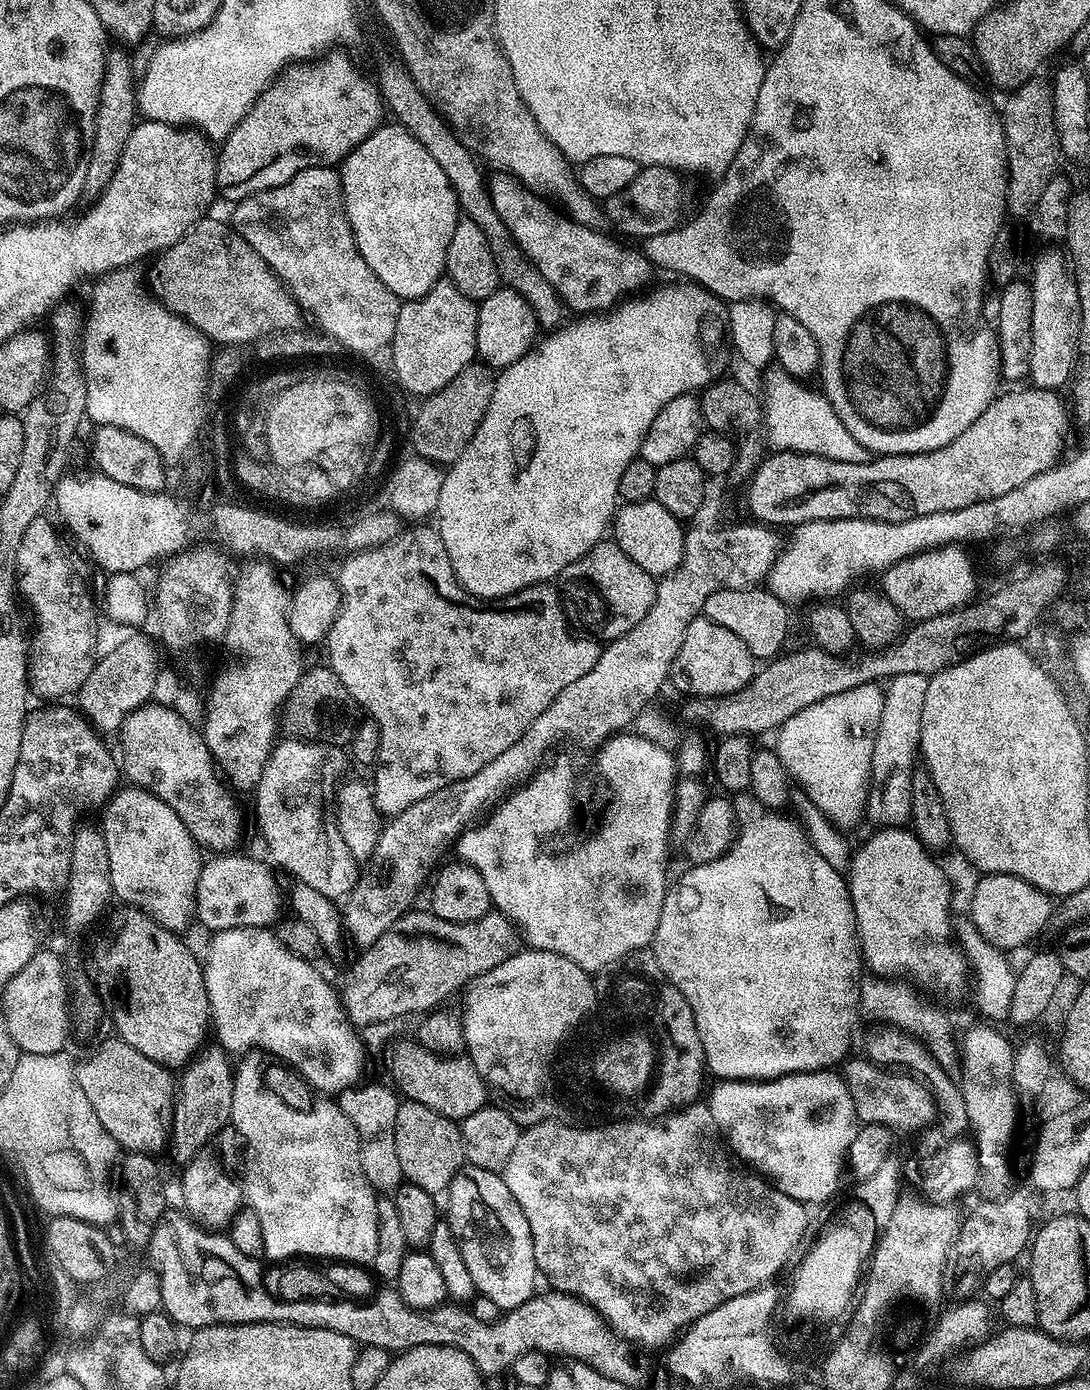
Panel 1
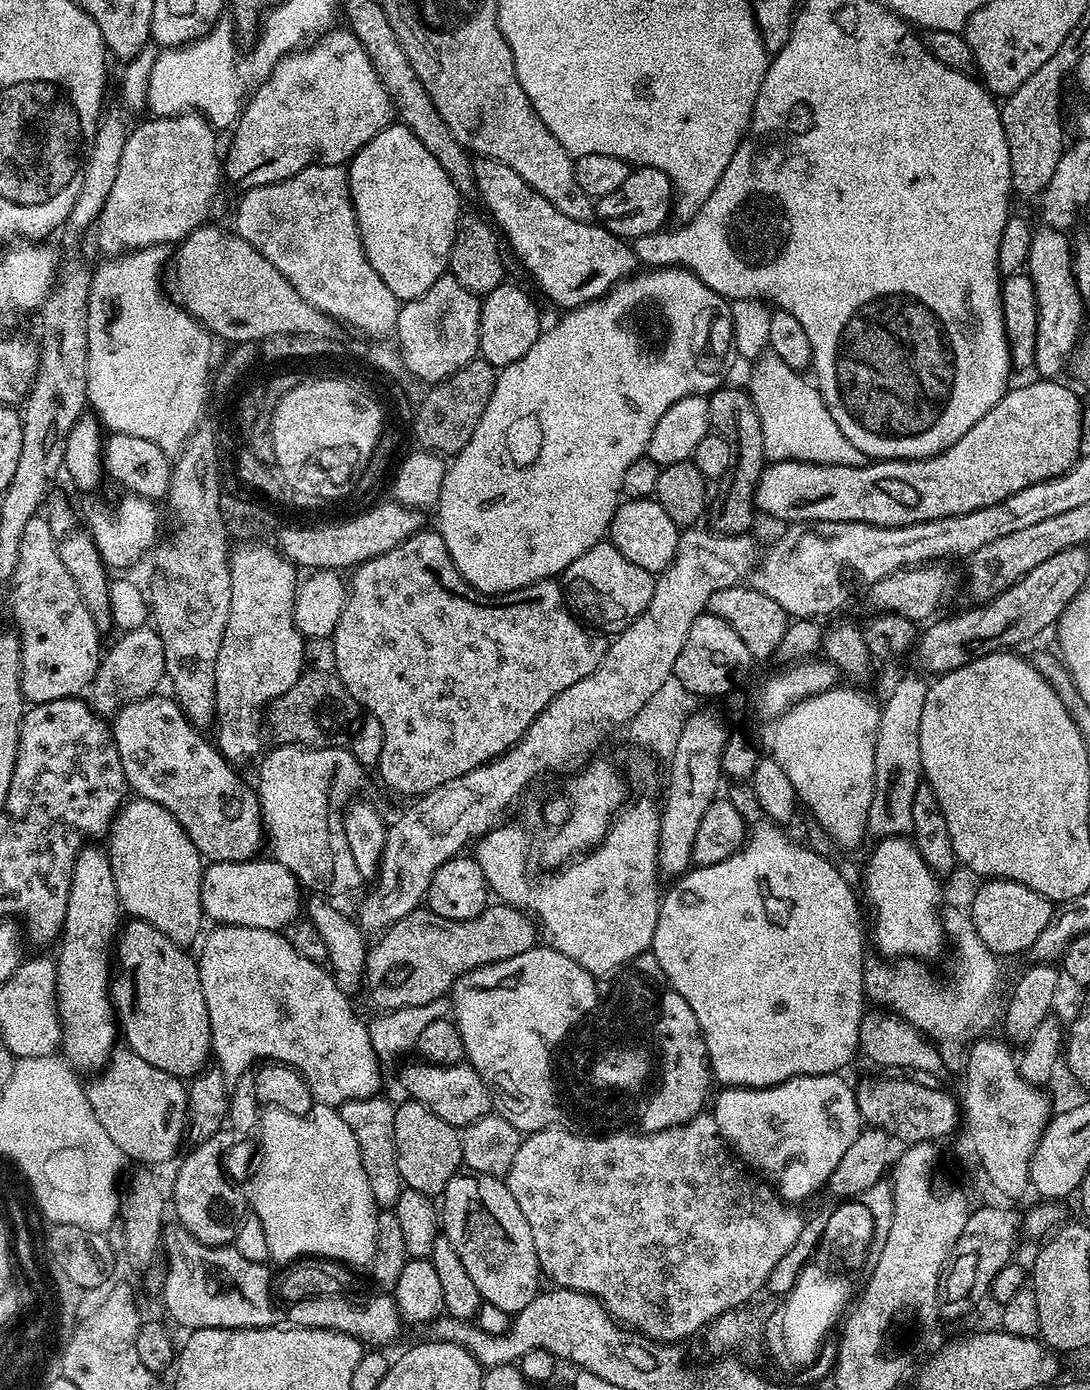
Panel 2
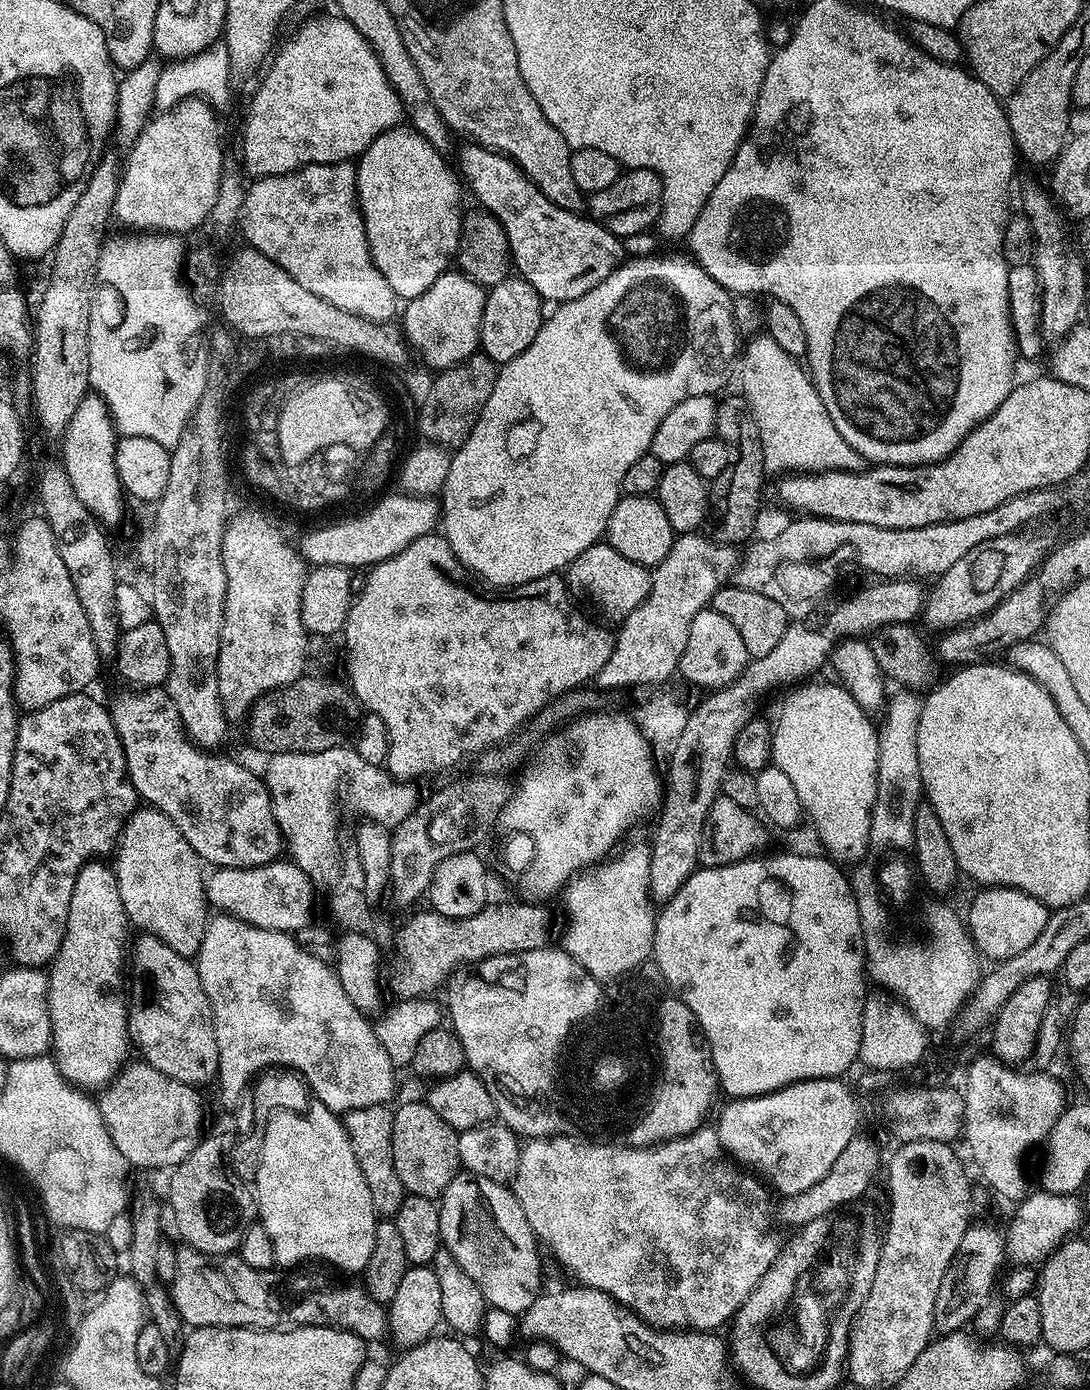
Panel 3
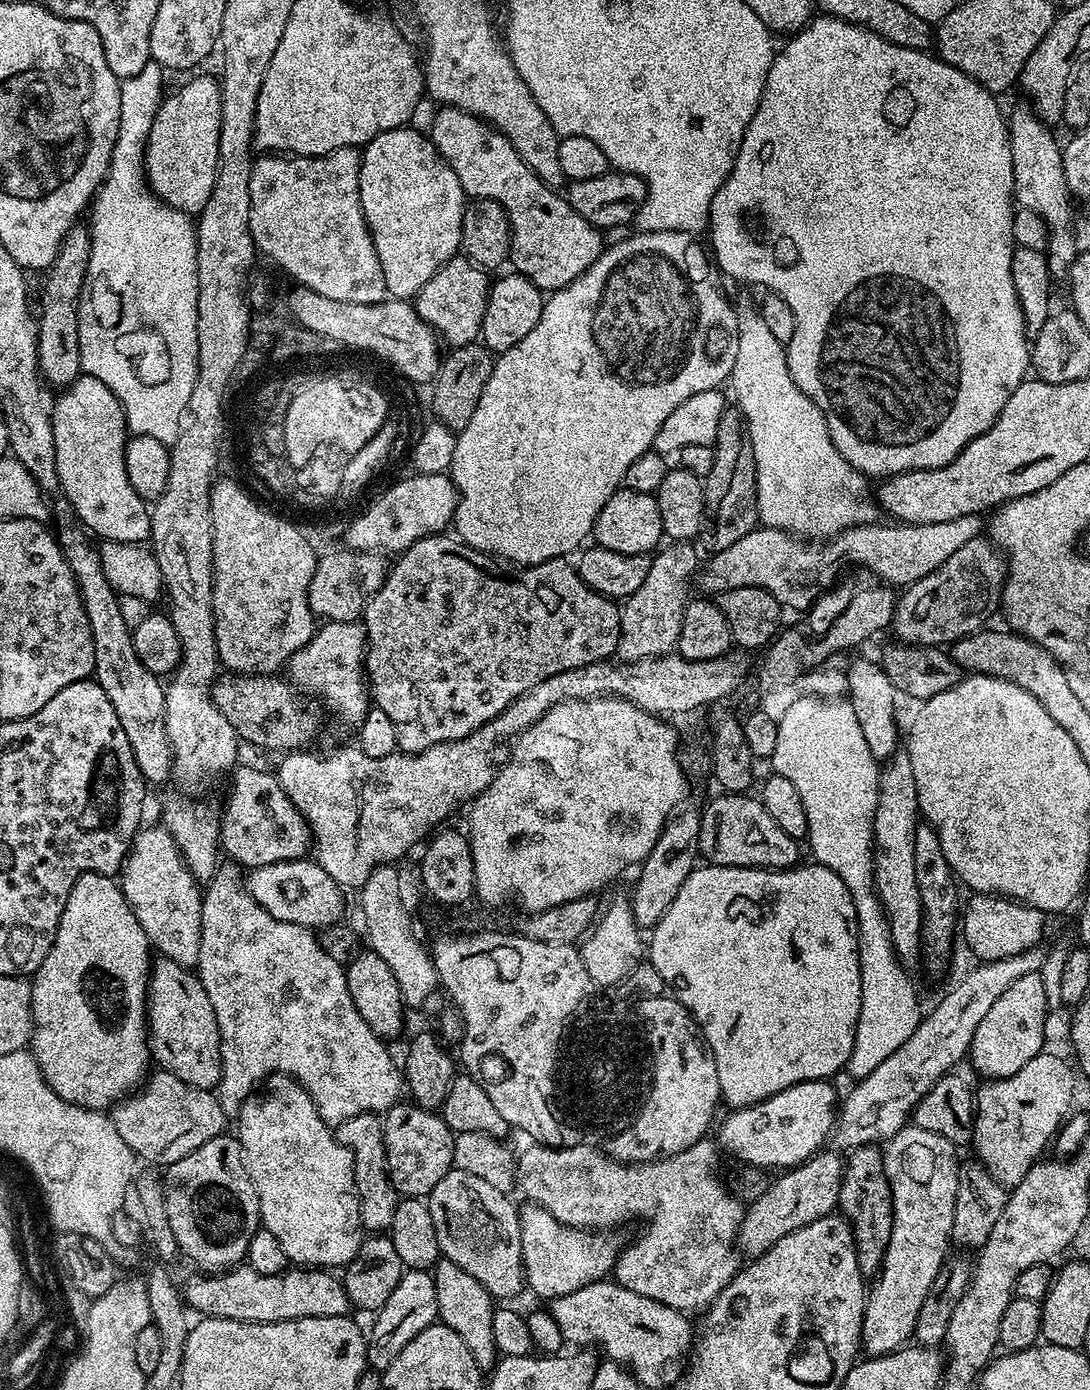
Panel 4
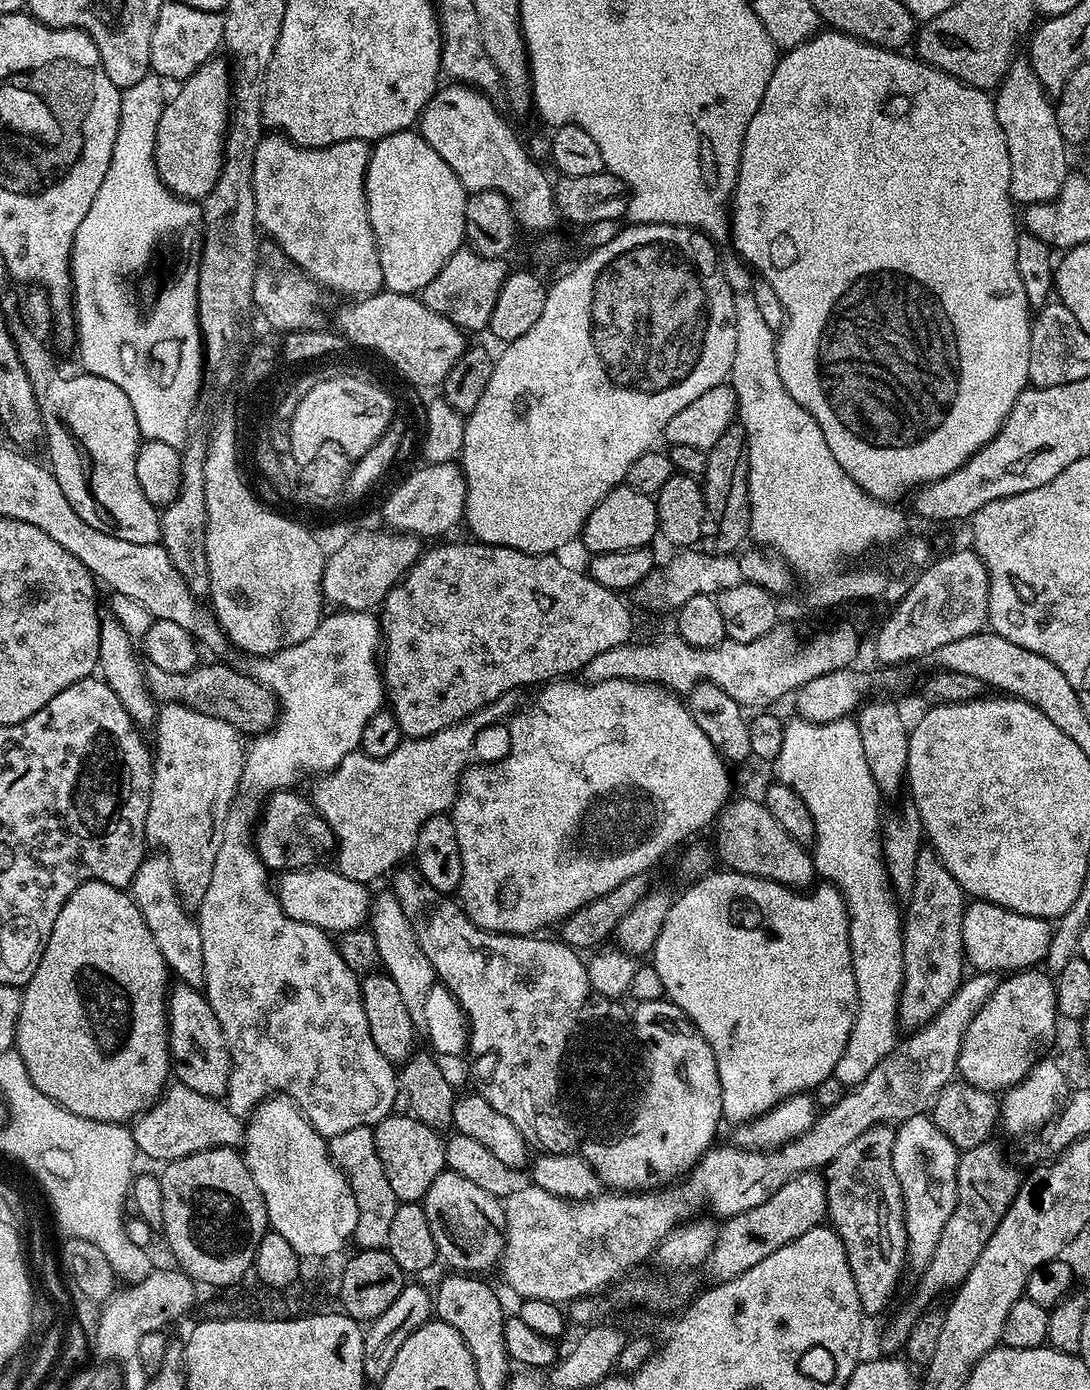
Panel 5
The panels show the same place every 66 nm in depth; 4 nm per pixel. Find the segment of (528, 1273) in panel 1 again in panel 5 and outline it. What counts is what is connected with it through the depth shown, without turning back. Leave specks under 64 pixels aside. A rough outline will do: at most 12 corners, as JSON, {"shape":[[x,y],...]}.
{"shape":[[445,1170],[422,1203],[439,1259],[484,1274],[504,1254],[504,1205]]}

